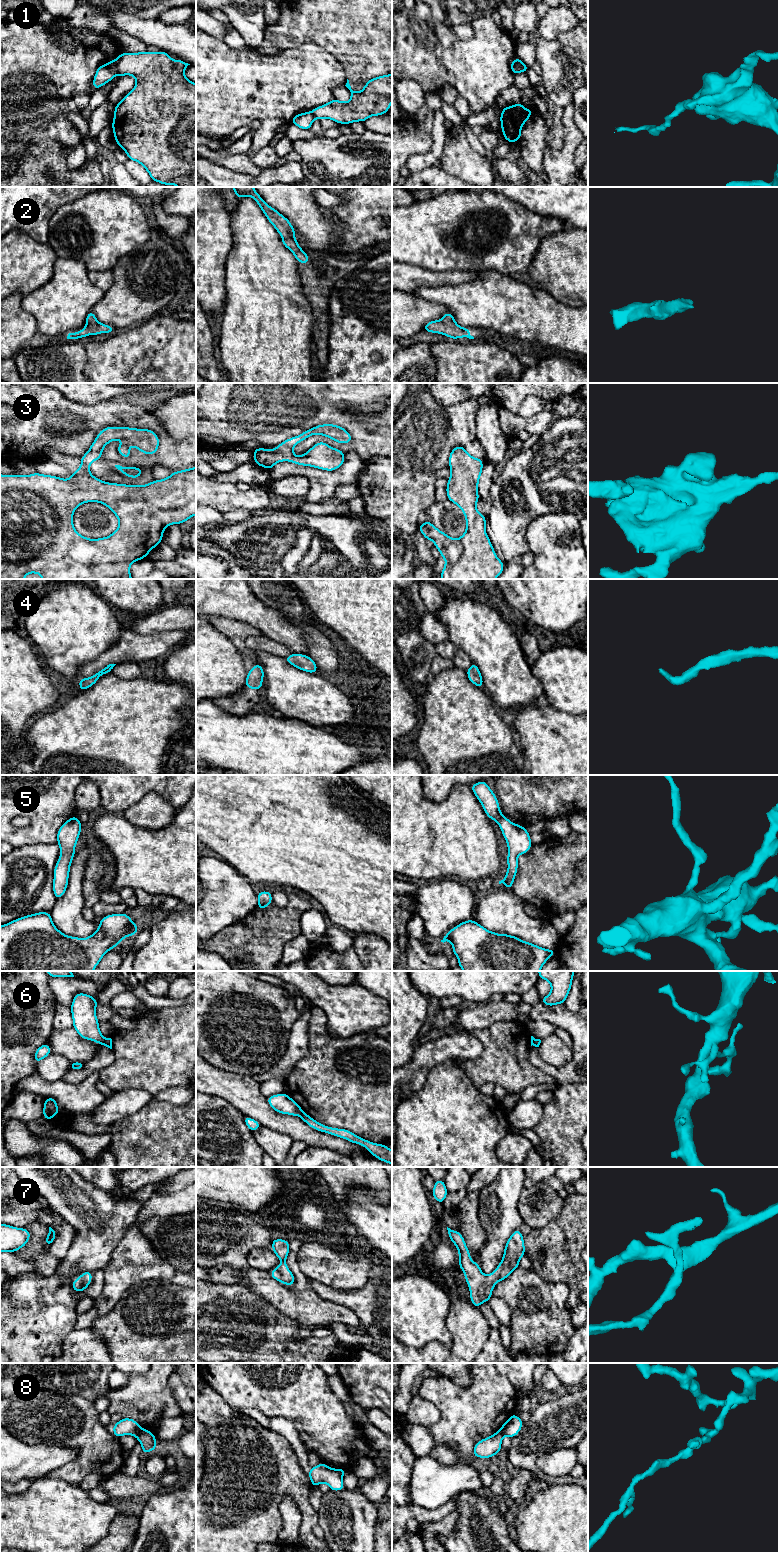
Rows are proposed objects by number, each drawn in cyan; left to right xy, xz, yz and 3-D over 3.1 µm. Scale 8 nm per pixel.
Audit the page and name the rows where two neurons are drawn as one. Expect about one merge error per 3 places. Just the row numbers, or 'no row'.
1, 6, 8

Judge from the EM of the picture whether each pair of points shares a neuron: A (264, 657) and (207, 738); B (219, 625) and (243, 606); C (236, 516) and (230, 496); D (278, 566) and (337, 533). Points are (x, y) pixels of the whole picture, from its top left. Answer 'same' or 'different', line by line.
A: different
B: different
C: different
D: same

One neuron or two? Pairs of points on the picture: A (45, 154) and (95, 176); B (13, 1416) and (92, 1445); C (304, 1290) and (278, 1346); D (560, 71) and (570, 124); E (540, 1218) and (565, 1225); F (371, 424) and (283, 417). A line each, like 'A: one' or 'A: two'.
A: one
B: one
C: two
D: two
E: two
F: two

